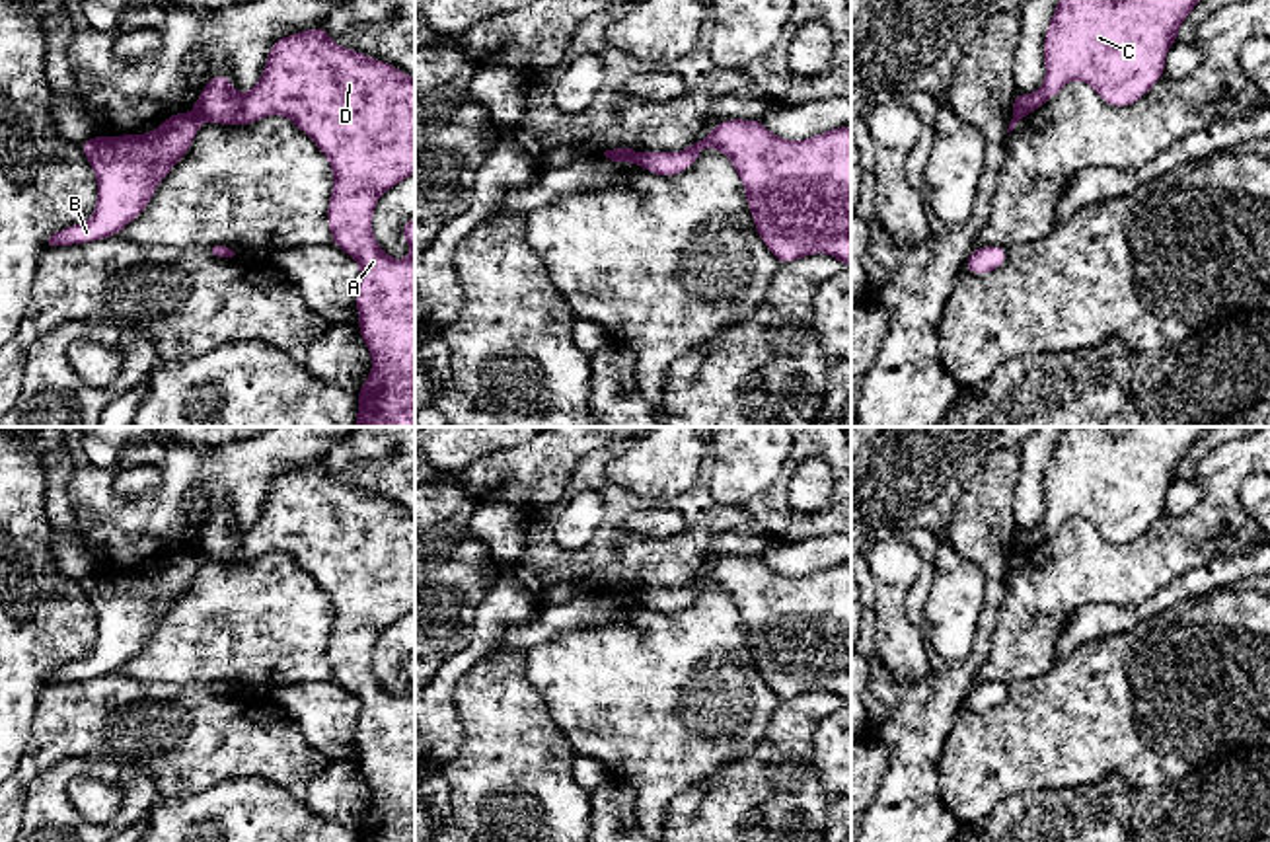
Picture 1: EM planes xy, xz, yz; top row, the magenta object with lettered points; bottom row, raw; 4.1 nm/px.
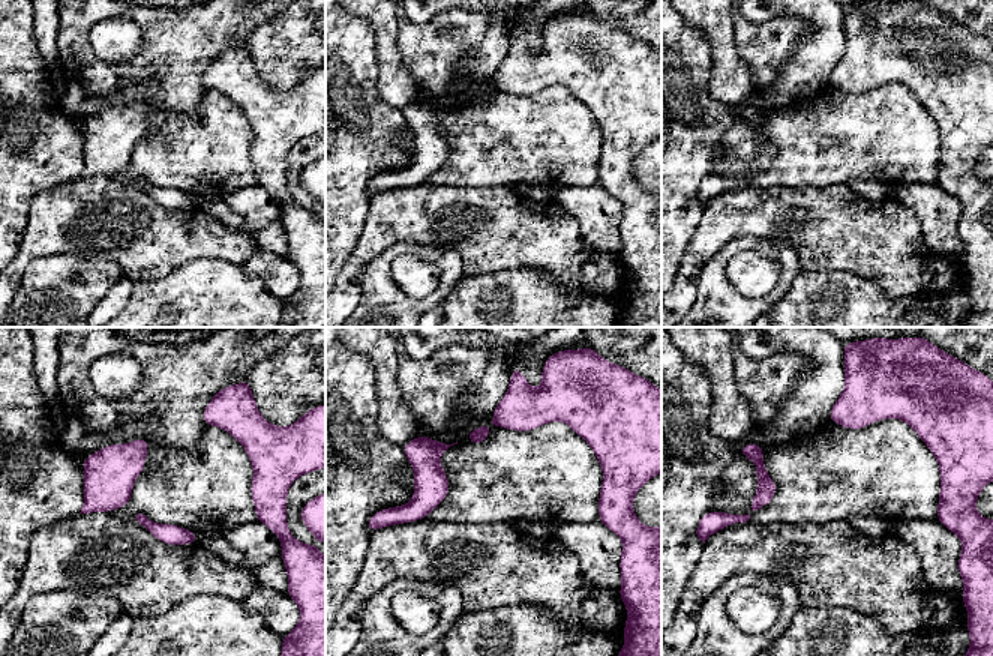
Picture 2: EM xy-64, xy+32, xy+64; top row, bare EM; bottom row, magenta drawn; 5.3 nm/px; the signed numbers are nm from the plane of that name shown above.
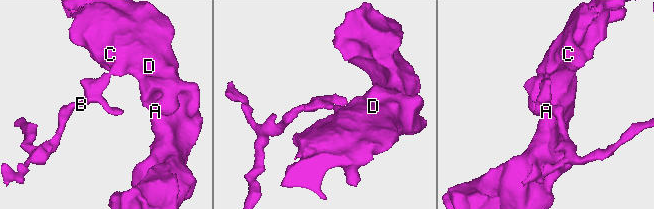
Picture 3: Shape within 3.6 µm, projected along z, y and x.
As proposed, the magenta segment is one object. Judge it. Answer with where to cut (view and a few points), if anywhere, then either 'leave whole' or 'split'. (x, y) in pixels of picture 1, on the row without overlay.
xy (193, 548), (201, 556) | split

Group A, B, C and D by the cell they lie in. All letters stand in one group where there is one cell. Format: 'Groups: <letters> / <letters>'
Groups: A C D / B

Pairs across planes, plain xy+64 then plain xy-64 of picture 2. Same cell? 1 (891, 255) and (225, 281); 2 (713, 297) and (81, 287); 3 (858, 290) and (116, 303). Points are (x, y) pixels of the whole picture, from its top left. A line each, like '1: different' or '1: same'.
1: different
2: same
3: different

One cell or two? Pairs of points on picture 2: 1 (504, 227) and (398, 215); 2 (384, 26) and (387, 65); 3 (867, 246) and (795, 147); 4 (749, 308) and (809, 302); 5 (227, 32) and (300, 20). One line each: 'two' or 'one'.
1: one
2: one
3: two
4: two
5: two

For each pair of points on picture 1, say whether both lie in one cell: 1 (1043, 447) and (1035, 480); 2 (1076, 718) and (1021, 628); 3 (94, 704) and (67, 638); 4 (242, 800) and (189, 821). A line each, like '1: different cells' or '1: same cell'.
1: same cell
2: different cells
3: different cells
4: same cell

